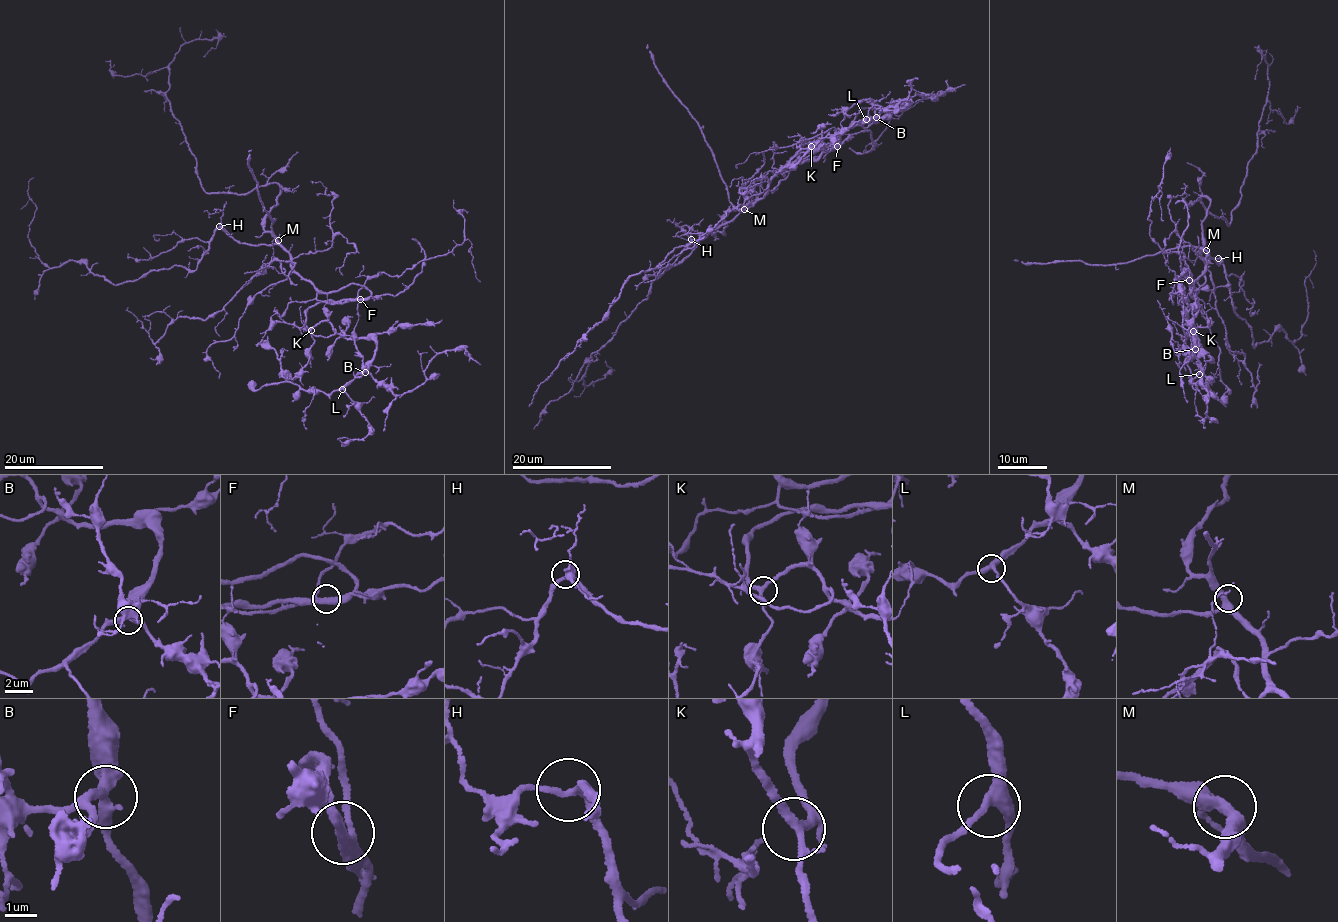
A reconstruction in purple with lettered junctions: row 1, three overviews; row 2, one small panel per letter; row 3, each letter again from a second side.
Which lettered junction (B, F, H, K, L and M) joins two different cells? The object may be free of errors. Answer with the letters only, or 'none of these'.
none of these

